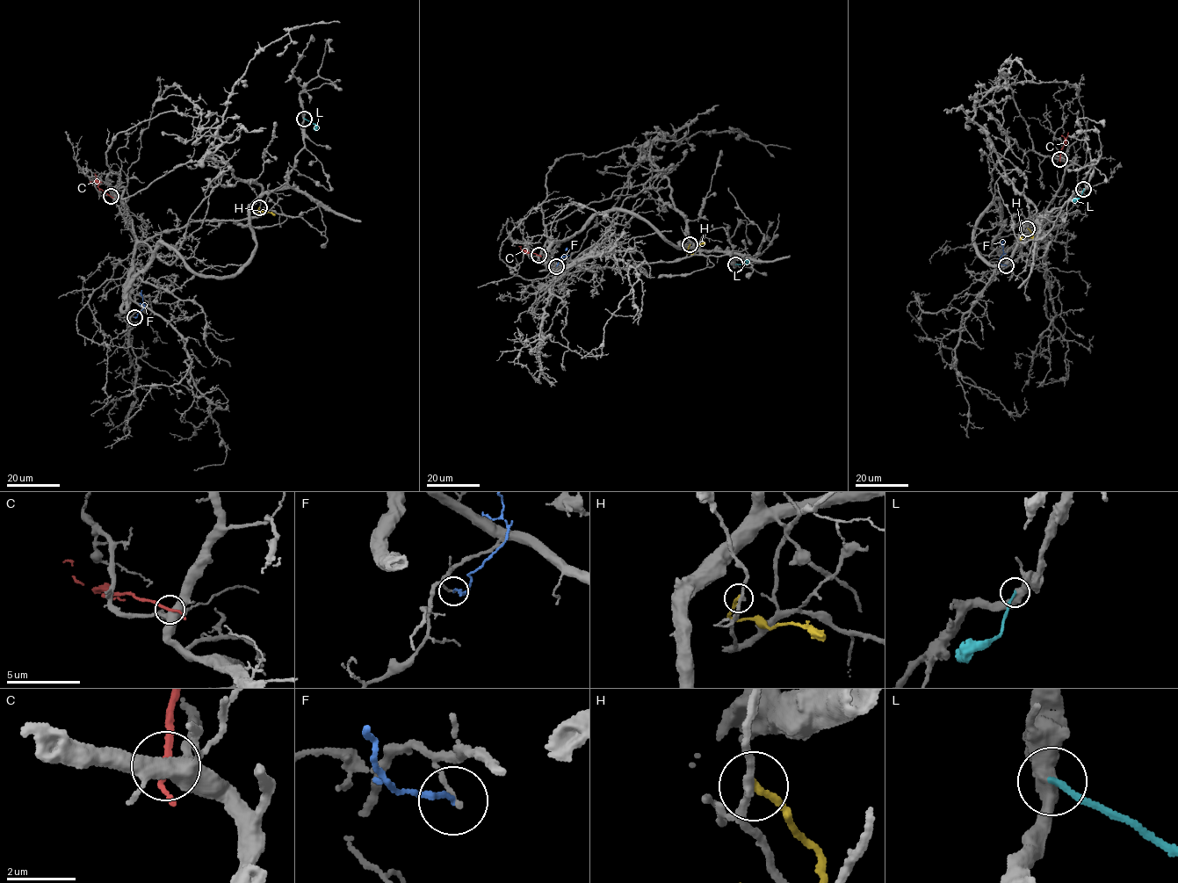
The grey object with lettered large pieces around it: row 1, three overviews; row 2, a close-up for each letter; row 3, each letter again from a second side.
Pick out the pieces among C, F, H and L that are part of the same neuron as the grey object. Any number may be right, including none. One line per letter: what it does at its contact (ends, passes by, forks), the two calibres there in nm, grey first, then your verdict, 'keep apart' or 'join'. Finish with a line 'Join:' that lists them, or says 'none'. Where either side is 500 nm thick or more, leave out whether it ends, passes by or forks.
C: it passes by; calibres 440 and 170 nm; keep apart
F: it ends; calibres 140 and 130 nm; keep apart
H: it ends; calibres 200 and 200 nm; keep apart
L: it ends; calibres 480 and 170 nm; keep apart
Join: none

